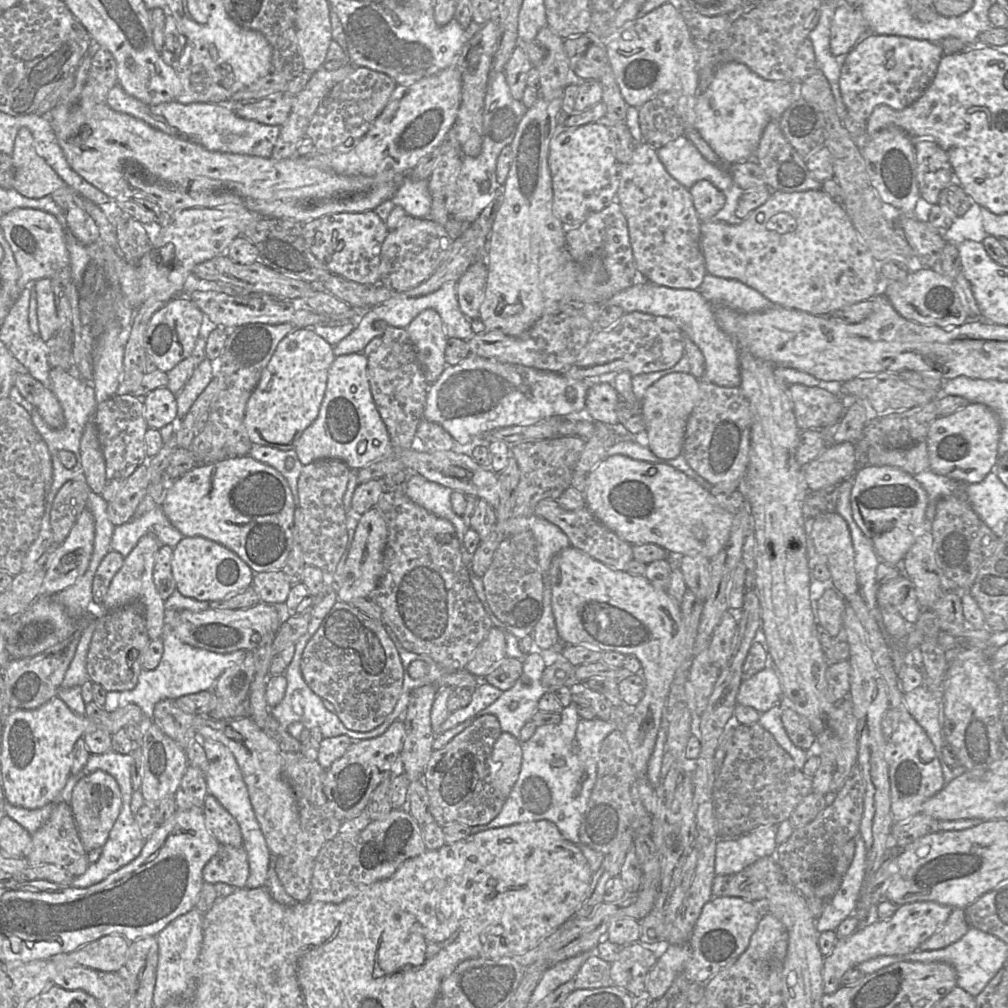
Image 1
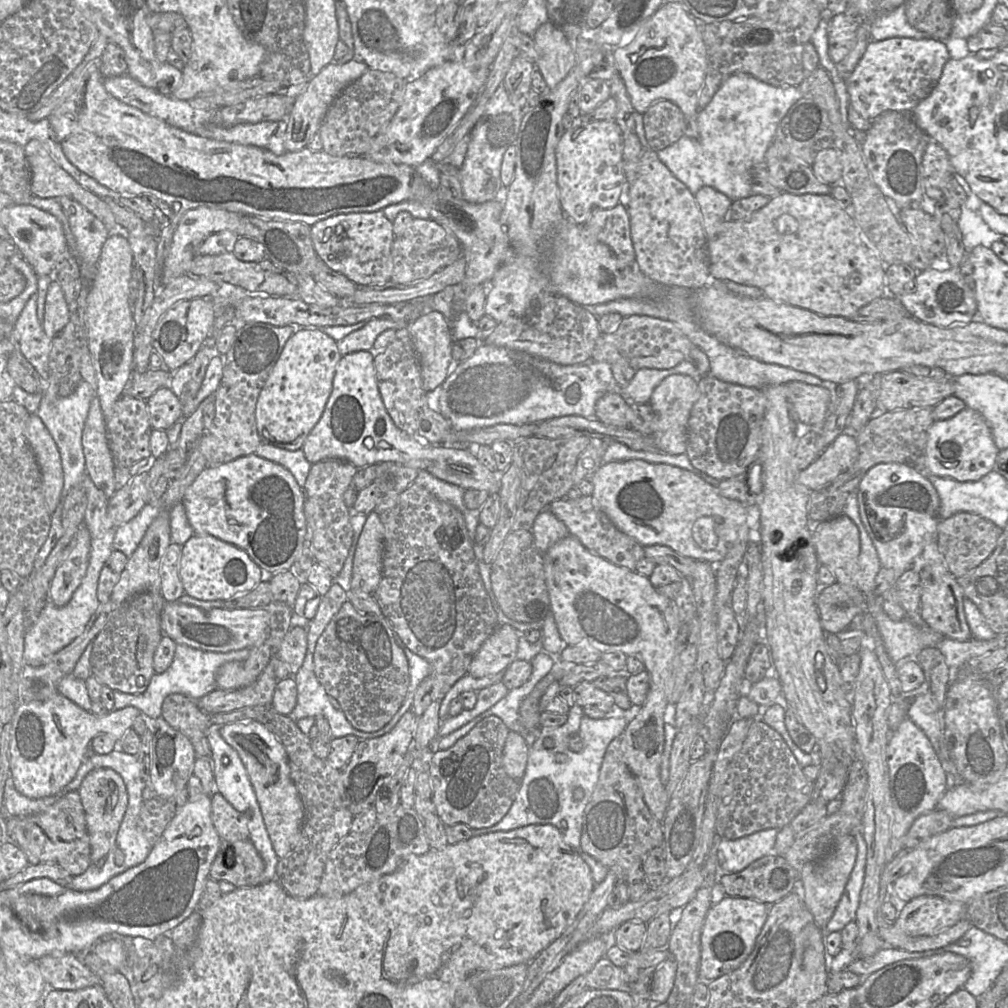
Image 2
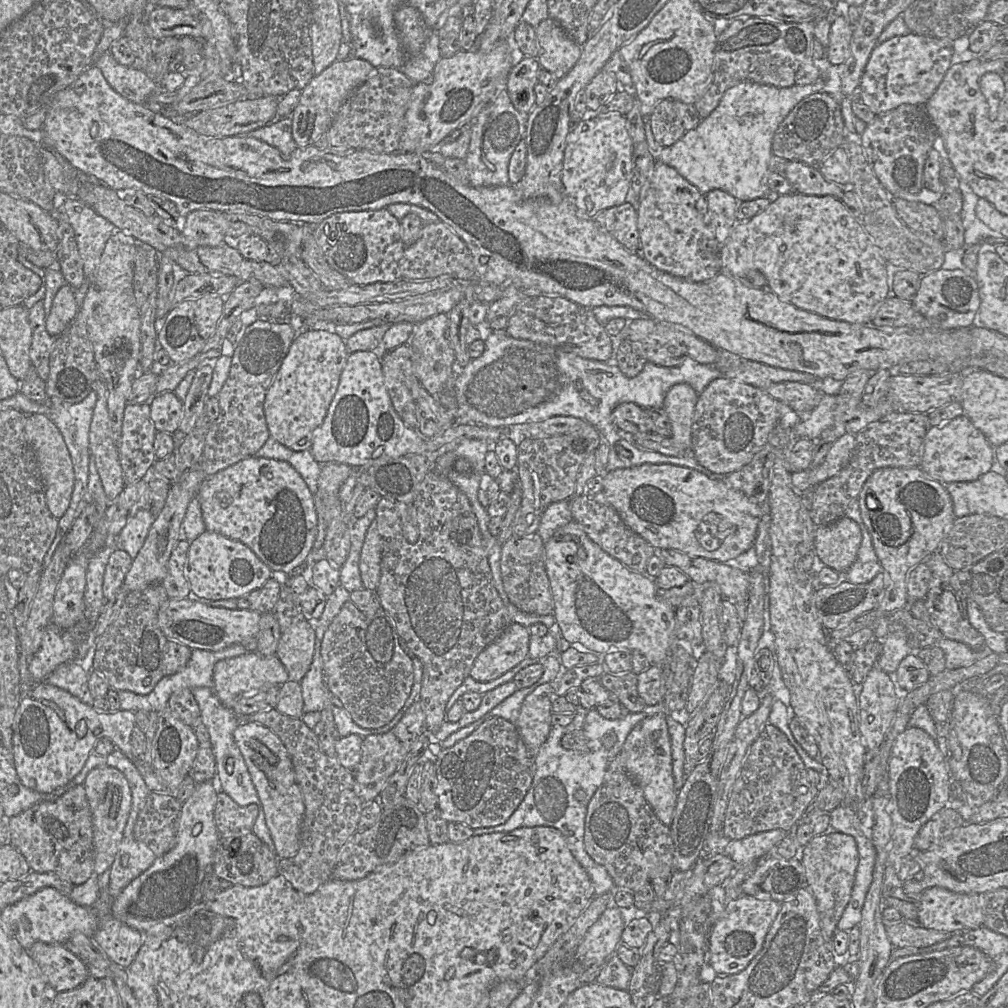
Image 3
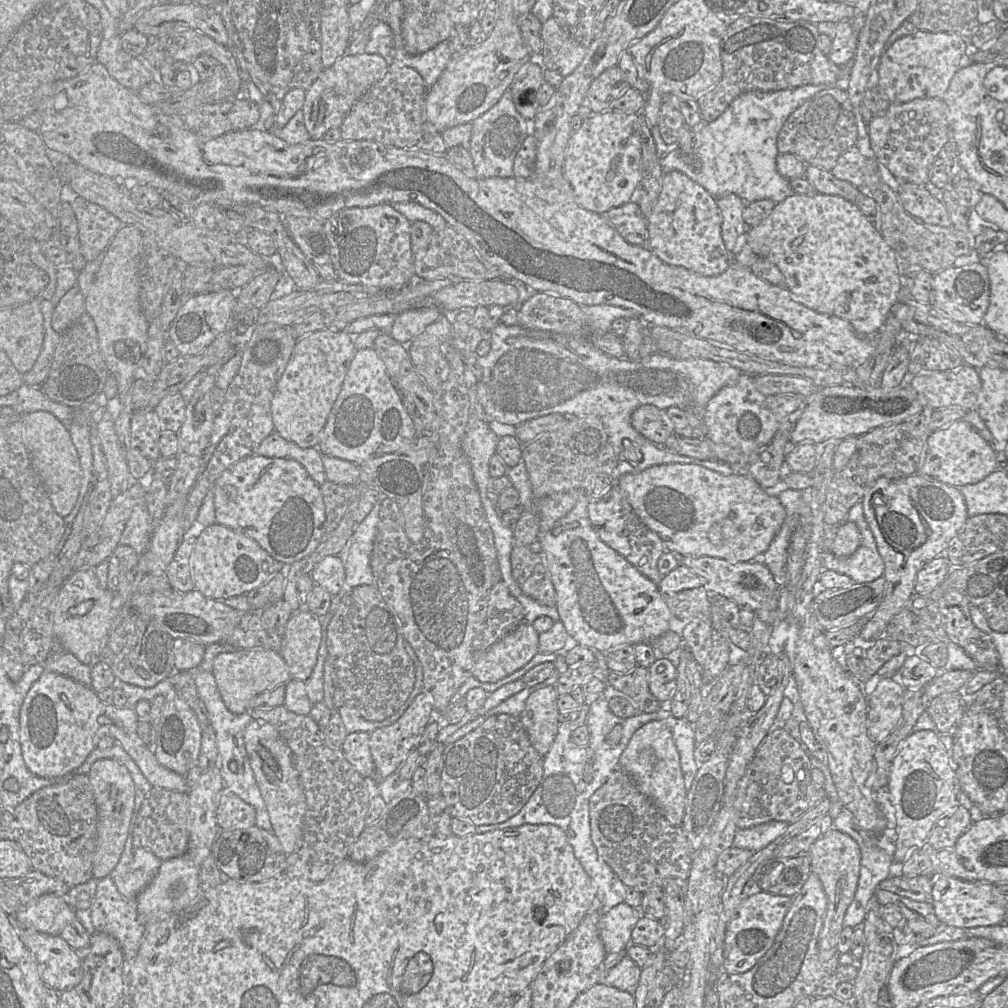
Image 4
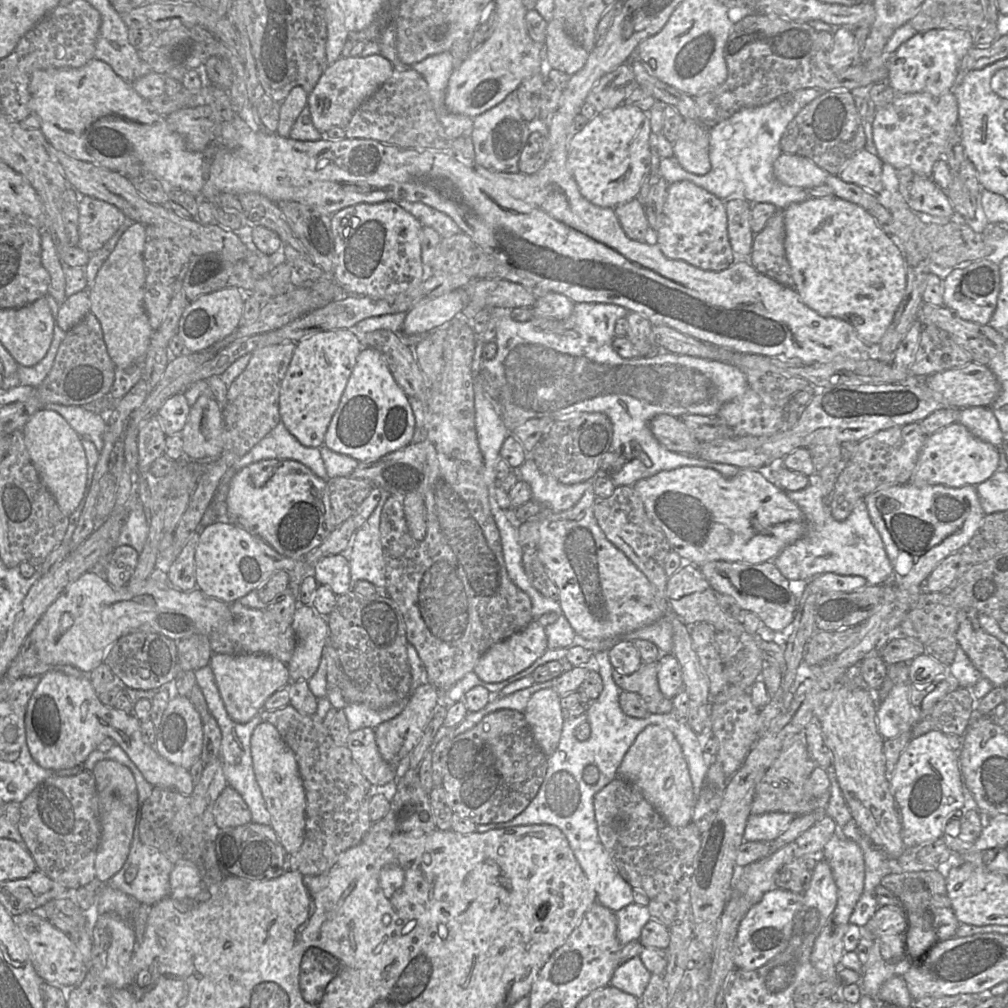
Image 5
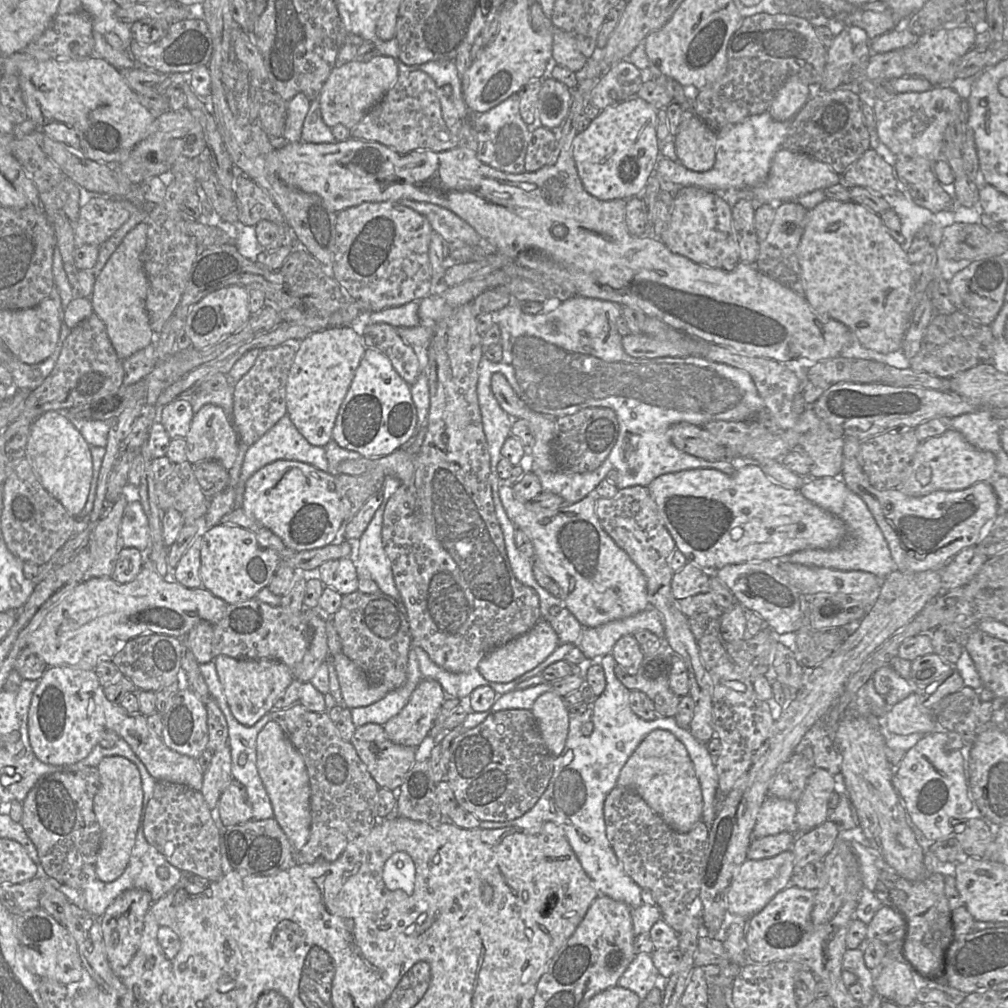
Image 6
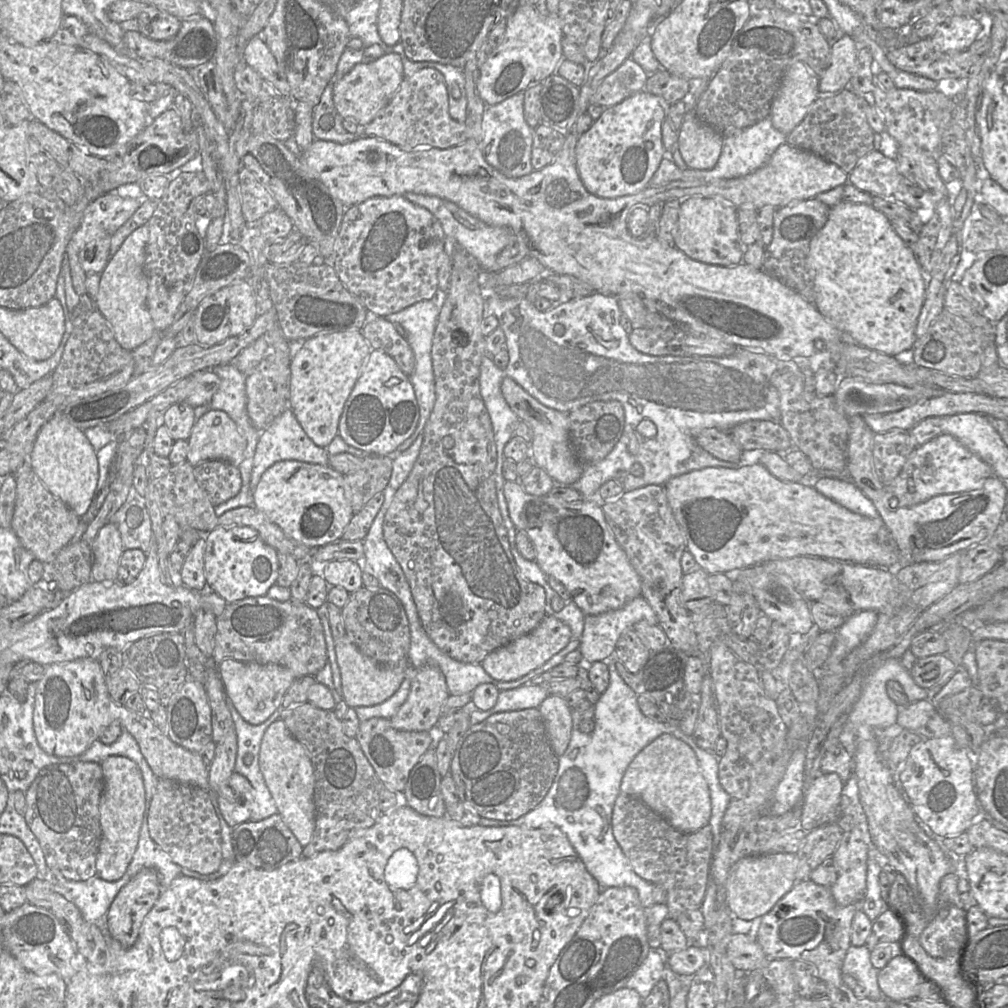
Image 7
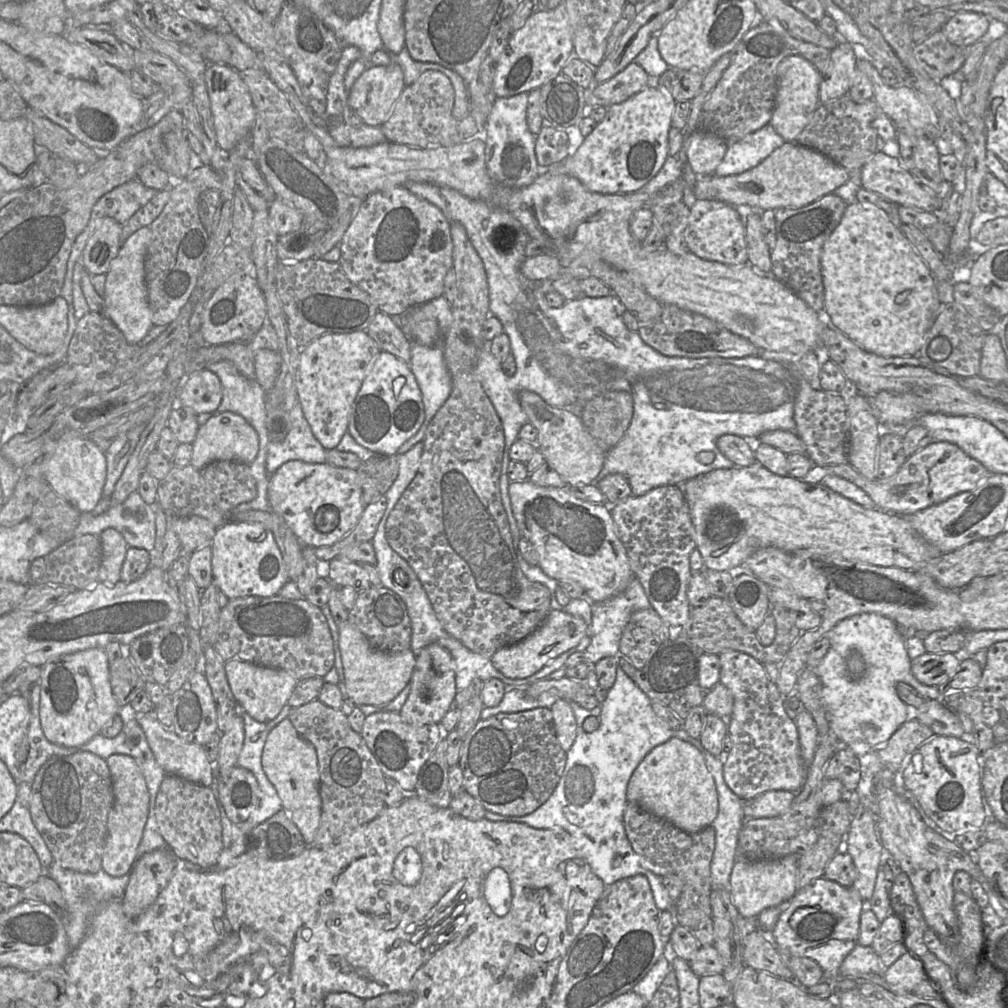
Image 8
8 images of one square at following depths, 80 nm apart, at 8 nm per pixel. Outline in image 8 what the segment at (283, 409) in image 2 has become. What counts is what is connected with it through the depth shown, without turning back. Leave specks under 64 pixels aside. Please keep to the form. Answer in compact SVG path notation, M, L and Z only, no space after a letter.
M366 331L322 335L302 347L297 370L296 390L298 403L316 439L326 449L334 449L347 432L349 414L363 380L381 350Z

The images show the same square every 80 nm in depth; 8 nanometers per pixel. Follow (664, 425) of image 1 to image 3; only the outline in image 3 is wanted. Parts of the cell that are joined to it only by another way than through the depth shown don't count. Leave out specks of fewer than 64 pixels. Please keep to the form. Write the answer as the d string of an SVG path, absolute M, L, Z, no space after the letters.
M686 383L672 386L667 392L663 408L671 424L671 438L684 451L692 449L692 424L698 394Z

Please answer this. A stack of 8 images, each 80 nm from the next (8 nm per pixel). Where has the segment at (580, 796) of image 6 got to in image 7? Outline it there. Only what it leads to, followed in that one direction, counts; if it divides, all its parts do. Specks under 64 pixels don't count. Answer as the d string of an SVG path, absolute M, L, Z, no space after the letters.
M615 650L607 659L603 660L608 666L610 682L608 688L601 694L598 702L594 705L595 715L593 720L595 721L595 728L590 734L584 734L580 731L580 723L583 720L591 719L590 710L585 711L585 713L588 713L587 715L578 717L577 712L572 709L571 739L565 753L559 757L557 774L544 799L533 810L518 819L493 821L493 819L481 818L480 825L486 827L521 826L522 828L558 827L566 834L586 869L602 888L632 887L636 889L641 905L644 908L648 908L655 904L652 895L653 885L633 871L628 859L613 836L611 824L613 806L621 792L621 781L631 761L643 748L662 734L671 734L693 749L710 793L711 817L708 825L713 835L713 850L719 841L721 822L732 798L719 782L717 756L713 752L700 748L692 736L686 735L681 731L678 727L678 722L656 722L644 716L637 703L638 695L623 681L616 670L617 661Z

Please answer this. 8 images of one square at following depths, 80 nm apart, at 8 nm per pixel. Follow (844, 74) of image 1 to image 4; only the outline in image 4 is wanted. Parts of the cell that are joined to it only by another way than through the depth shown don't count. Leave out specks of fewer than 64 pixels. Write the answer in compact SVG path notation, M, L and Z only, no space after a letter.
M916 31L885 48L877 67L877 87L890 104L942 98L958 69L974 63L969 60L969 52L968 40L958 35Z

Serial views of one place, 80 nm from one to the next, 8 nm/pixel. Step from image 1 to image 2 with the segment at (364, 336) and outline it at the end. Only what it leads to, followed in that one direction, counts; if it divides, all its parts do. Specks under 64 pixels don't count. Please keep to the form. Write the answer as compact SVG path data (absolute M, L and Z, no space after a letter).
M374 318L368 320L365 325L348 334L342 340L337 342L338 350L342 356L357 351L370 351L376 338L384 331L389 329L408 328L404 321L395 321L392 323L387 319Z

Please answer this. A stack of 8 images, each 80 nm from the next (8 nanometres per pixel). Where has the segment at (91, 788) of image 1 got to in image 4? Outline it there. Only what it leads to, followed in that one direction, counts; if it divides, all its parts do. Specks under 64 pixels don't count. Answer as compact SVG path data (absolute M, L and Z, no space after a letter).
M113 759L96 761L88 773L97 806L97 845L93 857L92 873L96 879L109 876L123 852L135 805L135 787L128 769Z

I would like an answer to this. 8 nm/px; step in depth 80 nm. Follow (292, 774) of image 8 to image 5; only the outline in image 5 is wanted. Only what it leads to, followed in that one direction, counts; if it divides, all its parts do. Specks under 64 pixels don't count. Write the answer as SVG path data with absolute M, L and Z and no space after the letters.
M266 721L255 727L250 747L255 777L271 815L270 826L290 855L297 852L304 842L306 821L306 796L295 754L277 728Z

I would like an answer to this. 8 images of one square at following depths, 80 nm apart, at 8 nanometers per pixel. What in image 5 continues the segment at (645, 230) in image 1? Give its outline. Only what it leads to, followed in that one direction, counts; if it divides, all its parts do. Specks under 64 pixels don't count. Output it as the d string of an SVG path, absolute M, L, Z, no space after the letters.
M691 181L668 185L662 225L656 233L656 244L669 259L682 260L708 271L725 270L736 261L728 237L725 201Z

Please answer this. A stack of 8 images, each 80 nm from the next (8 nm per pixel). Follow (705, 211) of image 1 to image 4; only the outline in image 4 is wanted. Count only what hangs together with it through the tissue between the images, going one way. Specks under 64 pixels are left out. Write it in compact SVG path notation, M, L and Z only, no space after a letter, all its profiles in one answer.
M727 194L716 198L721 212L721 235L726 249L731 254L738 254L747 243L747 225L742 213L746 202L735 194Z

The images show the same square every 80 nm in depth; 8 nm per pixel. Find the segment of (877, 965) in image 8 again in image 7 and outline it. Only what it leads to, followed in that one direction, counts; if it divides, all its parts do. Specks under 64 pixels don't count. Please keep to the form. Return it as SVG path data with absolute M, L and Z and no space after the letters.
M850 946L842 964L842 973L852 975L866 990L866 998L884 998L878 985L879 970L870 960L871 950L865 946Z

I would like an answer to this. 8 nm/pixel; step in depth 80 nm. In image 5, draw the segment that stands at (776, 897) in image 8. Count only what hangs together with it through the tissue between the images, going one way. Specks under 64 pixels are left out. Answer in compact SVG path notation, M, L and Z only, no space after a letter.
M794 841L778 851L743 867L736 867L732 888L746 896L751 905L757 904L765 893L775 890L775 875L785 864L793 861Z

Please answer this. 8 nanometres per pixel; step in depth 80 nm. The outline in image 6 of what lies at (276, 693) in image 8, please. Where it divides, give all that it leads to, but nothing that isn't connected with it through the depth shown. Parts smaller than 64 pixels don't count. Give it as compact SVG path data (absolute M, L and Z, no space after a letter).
M219 655L213 659L229 708L242 725L253 726L273 710L274 703L294 680L290 668L278 660L235 659Z

